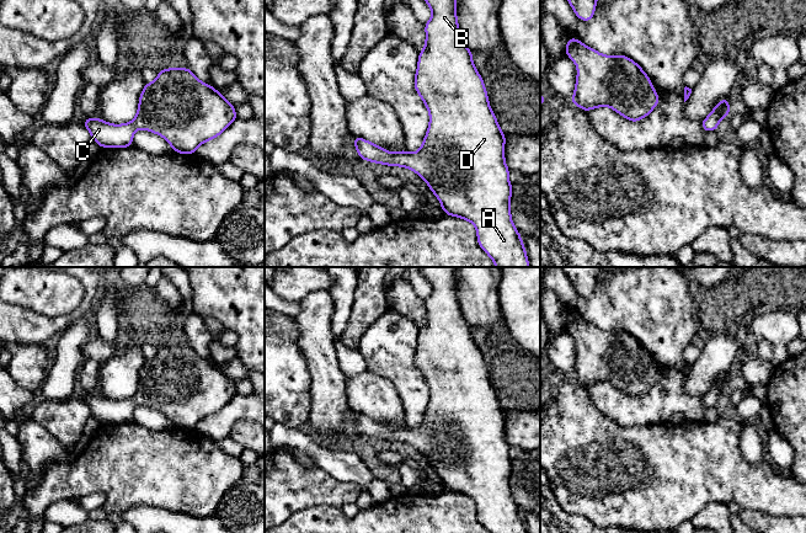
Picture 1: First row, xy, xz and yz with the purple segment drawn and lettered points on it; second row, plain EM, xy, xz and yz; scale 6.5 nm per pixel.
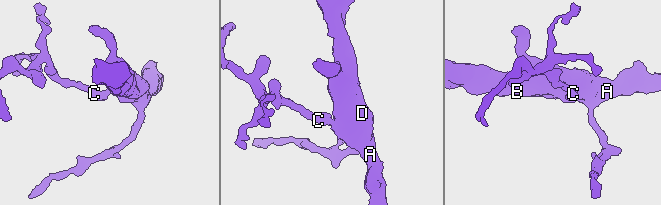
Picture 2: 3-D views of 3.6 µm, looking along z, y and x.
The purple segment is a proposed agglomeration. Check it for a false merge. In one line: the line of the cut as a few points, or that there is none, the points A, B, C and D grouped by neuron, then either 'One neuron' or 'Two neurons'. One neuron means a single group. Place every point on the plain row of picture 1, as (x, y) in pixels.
No split. Groups: A B C D. One neuron

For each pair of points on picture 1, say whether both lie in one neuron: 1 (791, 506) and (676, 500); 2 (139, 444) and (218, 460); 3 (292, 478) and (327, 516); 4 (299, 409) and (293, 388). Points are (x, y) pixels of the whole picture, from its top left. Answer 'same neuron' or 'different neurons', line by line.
1: same neuron
2: same neuron
3: different neurons
4: same neuron

